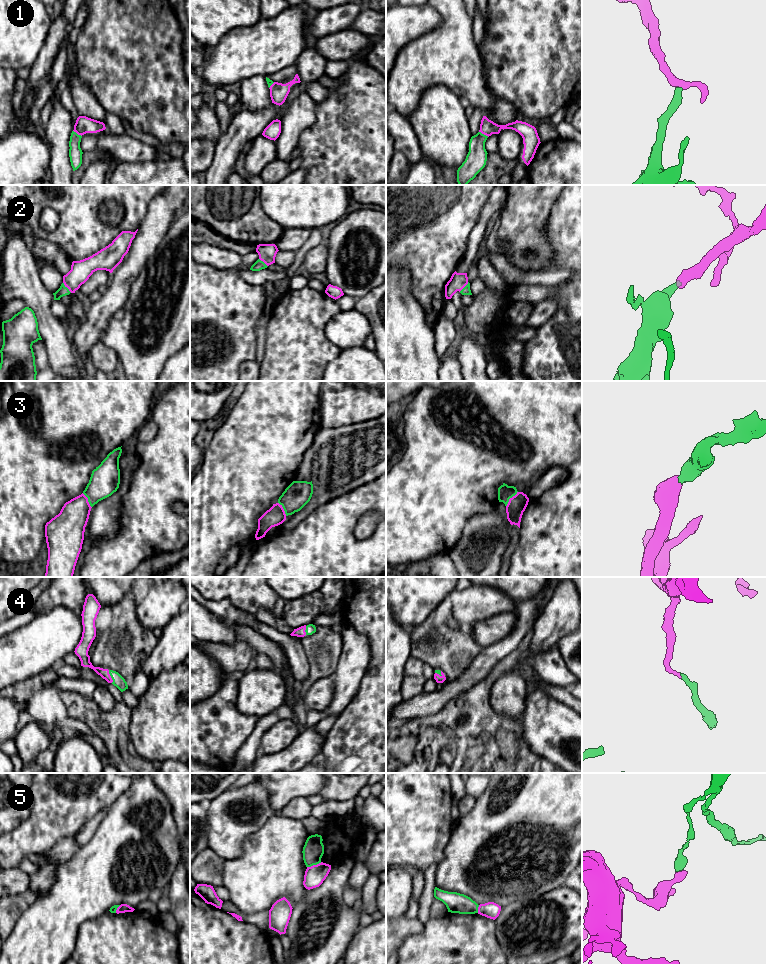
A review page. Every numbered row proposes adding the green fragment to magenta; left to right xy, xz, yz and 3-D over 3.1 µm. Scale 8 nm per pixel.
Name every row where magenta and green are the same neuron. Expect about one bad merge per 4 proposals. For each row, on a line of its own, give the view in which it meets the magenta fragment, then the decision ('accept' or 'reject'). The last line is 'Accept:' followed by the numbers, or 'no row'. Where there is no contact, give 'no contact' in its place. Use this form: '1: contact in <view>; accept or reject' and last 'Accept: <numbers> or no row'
1: contact in yz; accept
2: contact in xy; accept
3: contact in yz; accept
4: contact in xy; accept
5: contact in xz; reject
Accept: 1, 2, 3, 4

